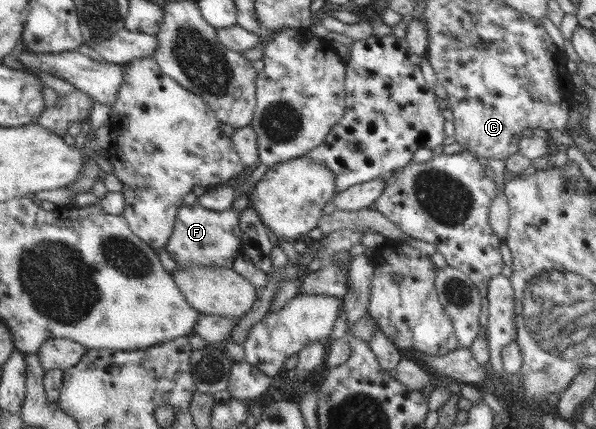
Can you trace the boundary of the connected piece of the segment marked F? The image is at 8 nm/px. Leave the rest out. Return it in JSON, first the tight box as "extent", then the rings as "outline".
{"extent":[165,203,242,268],"outline":[[[198,203],[182,205],[178,208],[172,235],[165,245],[166,251],[175,263],[183,267],[205,265],[231,268],[235,255],[242,250],[240,222],[241,211],[232,207],[224,211],[212,211]]]}

